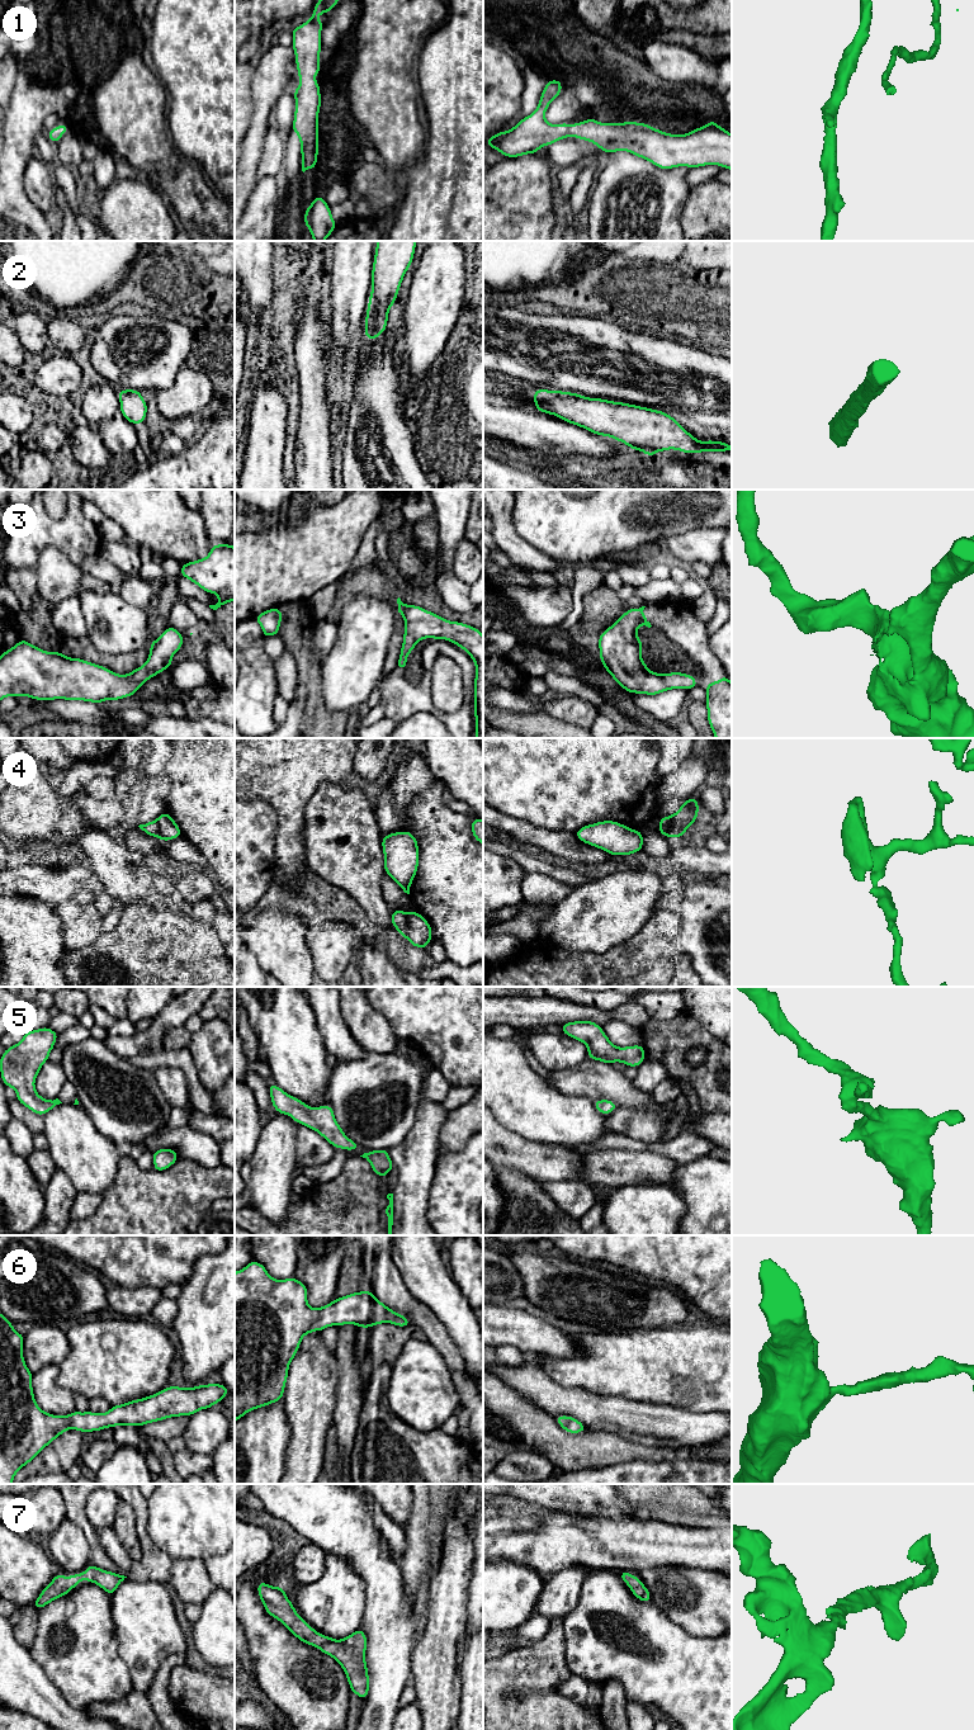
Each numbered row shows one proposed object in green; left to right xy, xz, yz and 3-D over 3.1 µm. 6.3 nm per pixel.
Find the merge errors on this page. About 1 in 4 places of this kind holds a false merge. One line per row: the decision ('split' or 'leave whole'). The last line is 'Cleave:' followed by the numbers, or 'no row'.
1: leave whole
2: leave whole
3: leave whole
4: split
5: leave whole
6: leave whole
7: leave whole
Cleave: 4

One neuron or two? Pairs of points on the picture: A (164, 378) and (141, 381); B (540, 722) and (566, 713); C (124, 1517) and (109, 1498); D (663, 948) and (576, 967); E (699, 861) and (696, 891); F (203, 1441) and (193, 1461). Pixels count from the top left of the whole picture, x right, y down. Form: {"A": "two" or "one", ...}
{"A": "one", "B": "two", "C": "two", "D": "one", "E": "two", "F": "two"}

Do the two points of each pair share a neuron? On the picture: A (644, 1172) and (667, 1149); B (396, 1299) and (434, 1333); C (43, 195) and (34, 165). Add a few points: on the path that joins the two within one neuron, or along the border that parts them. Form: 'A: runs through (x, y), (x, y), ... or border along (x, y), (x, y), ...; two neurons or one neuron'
A: border along (644, 1149), (667, 1156), (679, 1163); two neurons
B: runs through (406, 1304), (425, 1323); one neuron
C: runs through (41, 188), (37, 173); one neuron

